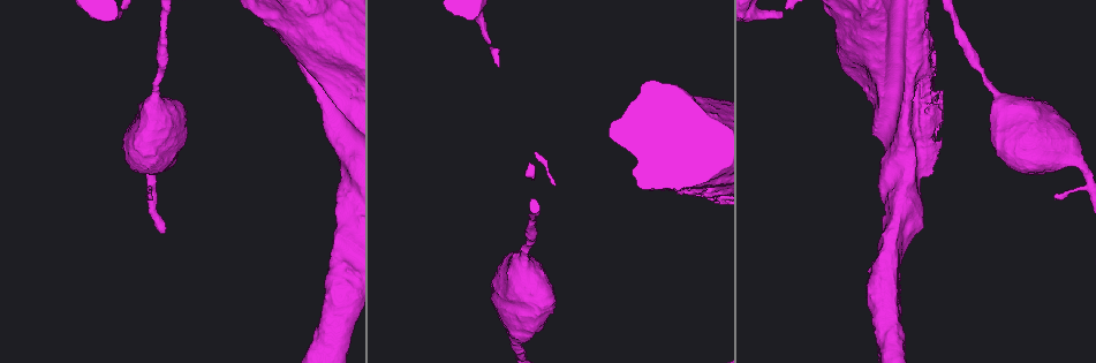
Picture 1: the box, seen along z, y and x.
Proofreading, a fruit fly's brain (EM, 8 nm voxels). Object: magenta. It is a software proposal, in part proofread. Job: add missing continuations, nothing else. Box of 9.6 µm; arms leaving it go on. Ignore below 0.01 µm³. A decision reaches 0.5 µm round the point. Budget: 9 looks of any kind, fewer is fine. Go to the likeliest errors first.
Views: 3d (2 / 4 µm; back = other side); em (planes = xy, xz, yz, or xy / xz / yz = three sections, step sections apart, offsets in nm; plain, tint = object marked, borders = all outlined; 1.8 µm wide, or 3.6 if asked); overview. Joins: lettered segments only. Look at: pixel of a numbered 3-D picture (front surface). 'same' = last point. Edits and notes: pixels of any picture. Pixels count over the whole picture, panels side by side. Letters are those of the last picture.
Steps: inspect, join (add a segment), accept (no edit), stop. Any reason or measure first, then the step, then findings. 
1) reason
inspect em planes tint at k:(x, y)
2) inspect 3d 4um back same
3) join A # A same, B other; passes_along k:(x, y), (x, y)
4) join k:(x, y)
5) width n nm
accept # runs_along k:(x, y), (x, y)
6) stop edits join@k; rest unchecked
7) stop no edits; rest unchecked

thin end
inspect em planes borders at 1:(150, 198)

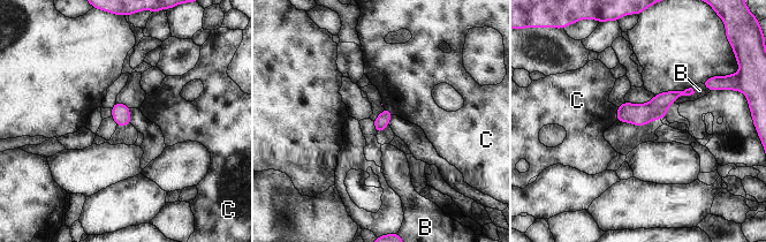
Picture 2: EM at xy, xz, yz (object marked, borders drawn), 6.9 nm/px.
accept # B other, C other; runs_along 2:(690, 91), (650, 112), (619, 115); none of them fits

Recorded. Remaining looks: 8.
touches itself
inspect 3d 4um back at 1:(909, 83)

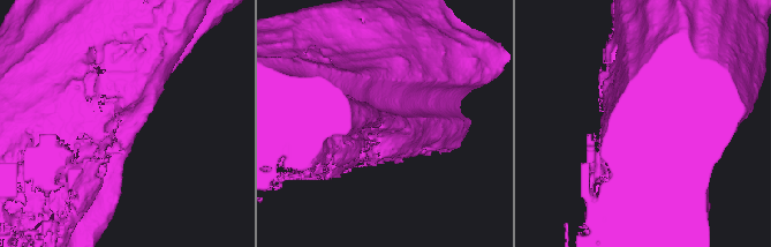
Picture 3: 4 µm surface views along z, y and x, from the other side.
inspect em 3.6um planes borders at 3:(120, 129)

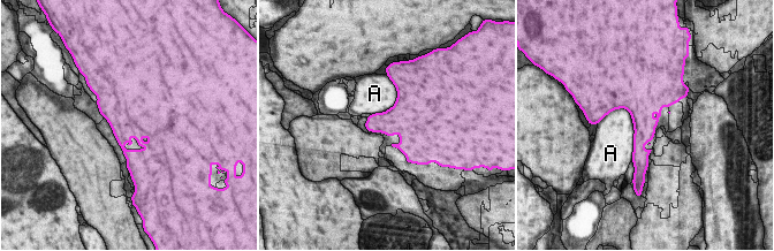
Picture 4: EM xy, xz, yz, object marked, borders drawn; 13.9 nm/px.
longest_contact A 750 nm
accept # A other; border 4:(614, 108), (630, 114), (632, 159); no lettered segment goes on from it

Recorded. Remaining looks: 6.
free end
inspect 3d 4um at 1:(332, 250)

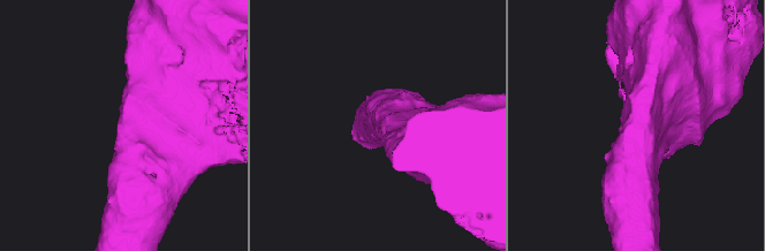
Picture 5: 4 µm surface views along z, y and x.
need the tissue
inspect em 3.6um yz step 16 borders at 5:(377, 118)

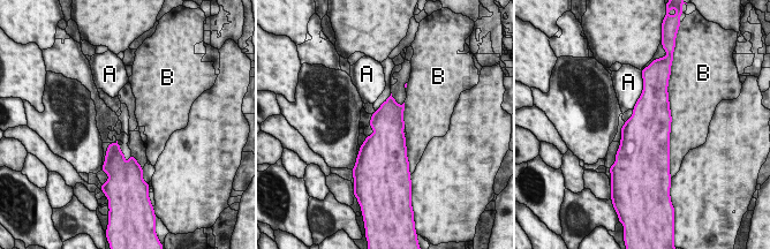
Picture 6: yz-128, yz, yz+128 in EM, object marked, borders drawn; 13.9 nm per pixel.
cut it another way
inspect em 3.6um planes borders same

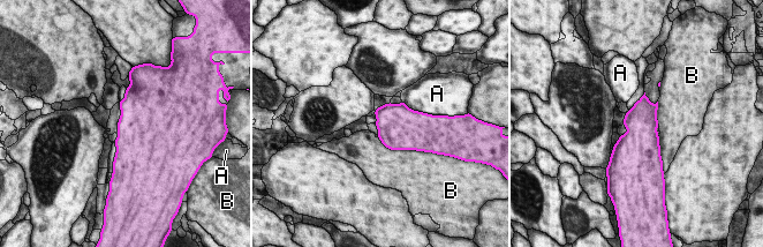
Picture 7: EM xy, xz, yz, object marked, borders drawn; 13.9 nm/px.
accept # A other, B other; border 7:(377, 136), (391, 149), (408, 150); none of them fits

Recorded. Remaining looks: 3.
calibre changes
inspect 3d 2um at 1:(527, 243)

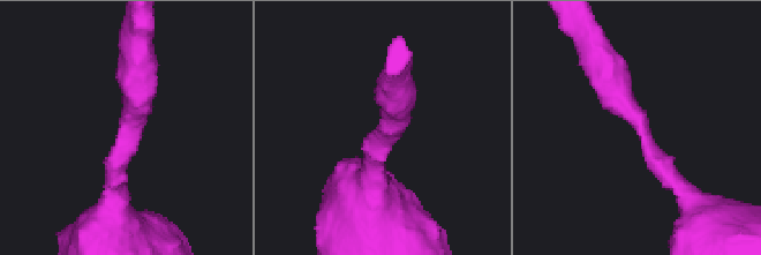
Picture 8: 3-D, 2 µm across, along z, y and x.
arm_widths 280, 340 nm; shape alone is not enough
inspect em yz step 4 tint at 8:(644, 128)

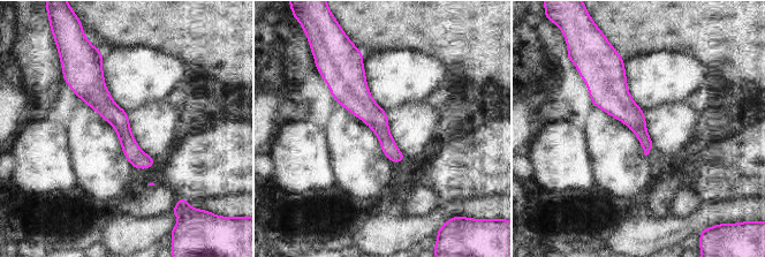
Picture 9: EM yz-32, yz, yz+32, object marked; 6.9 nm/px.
cut it another way
inspect em planes borders same

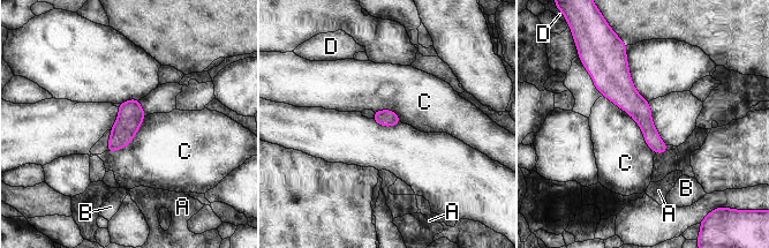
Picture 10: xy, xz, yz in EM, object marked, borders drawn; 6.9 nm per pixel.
width 120 nm
accept # A other, B other, C other, D other; border 10:(602, 95), (636, 122), (655, 153); no lettered segment goes on from it

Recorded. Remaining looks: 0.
stop no edits; rest unchecked

